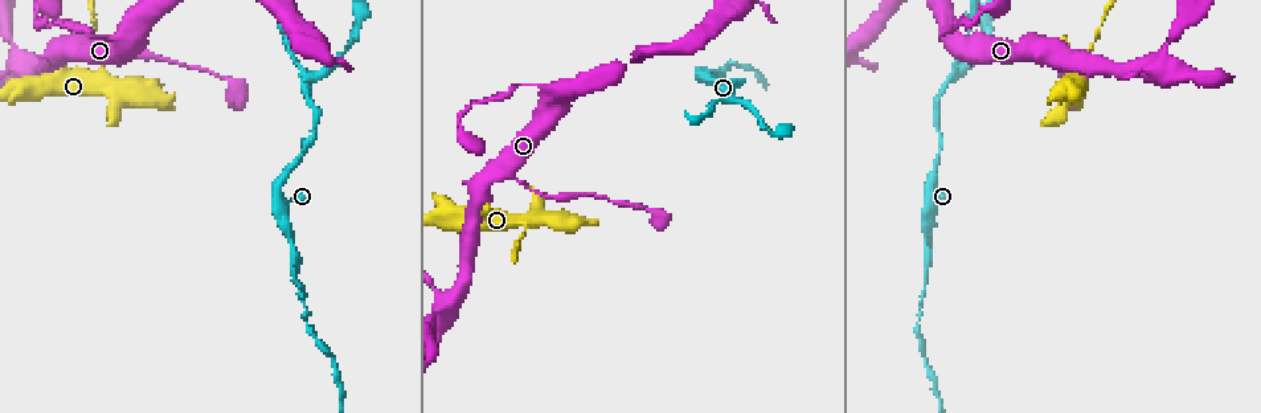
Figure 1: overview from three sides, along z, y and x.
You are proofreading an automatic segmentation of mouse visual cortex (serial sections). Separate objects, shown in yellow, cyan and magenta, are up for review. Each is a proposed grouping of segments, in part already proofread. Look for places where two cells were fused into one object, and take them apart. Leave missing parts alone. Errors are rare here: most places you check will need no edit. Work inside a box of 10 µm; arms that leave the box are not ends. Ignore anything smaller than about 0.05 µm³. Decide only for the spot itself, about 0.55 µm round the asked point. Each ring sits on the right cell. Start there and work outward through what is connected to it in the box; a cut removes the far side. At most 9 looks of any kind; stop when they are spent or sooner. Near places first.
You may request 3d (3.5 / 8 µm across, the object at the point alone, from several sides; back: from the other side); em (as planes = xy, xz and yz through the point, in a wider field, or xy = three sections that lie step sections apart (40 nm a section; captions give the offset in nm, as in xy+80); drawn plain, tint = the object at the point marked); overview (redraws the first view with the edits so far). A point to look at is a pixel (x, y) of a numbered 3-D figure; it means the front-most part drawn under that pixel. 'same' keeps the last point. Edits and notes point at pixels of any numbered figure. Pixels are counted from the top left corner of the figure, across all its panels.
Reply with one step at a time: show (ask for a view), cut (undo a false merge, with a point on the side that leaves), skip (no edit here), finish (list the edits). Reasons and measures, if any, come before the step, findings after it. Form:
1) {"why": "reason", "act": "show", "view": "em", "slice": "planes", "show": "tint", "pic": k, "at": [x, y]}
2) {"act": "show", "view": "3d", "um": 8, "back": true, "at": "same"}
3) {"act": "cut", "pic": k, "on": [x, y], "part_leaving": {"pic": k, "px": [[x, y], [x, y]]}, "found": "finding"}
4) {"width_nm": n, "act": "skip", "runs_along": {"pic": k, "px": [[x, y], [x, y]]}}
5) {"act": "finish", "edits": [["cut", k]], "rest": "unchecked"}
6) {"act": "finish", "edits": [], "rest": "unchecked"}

{"why": "sharp bend", "act": "show", "view": "3d", "um": 8, "pic": 1, "at": [531, 191]}

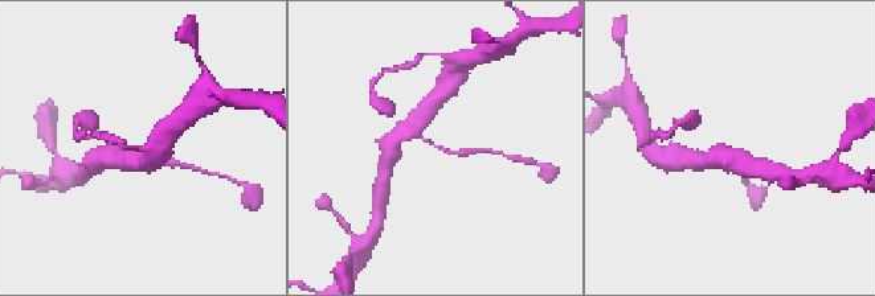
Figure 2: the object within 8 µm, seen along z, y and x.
{"why": "zoom in", "act": "show", "view": "3d", "um": 3.5, "at": "same"}

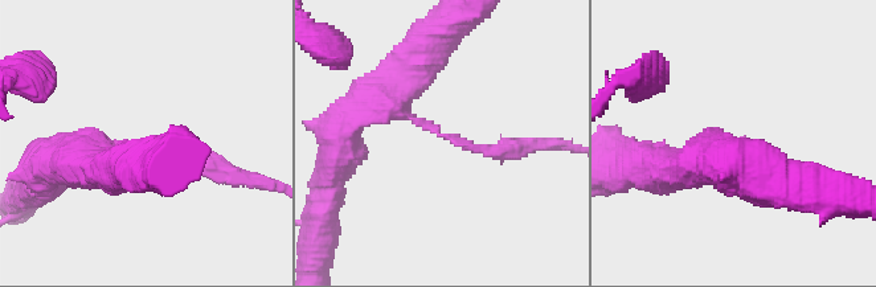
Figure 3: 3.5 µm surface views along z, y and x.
{"arm_widths_nm": [200, 450], "why": "need the tissue", "act": "show", "view": "em", "slice": "xy", "step": 1, "show": "tint", "pic": 3, "at": [446, 134]}

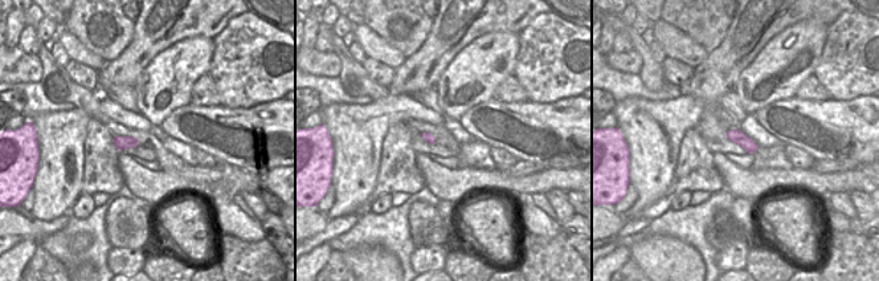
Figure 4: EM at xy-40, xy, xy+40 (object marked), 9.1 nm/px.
{"width_nm": 90, "act": "skip", "runs_along": {"pic": 3, "px": [[95, 168], [136, 144], [225, 168]]}, "found": "one cell here"}

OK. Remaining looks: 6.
{"act": "show", "view": "3d", "um": 3.5, "pic": 1, "at": [551, 93]}

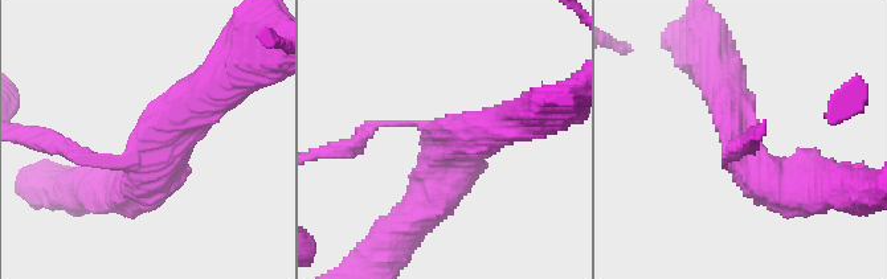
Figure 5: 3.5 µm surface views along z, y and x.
{"why": "need the tissue", "act": "show", "view": "em", "slice": "xy", "step": 2, "show": "tint", "pic": 5, "at": [745, 159]}

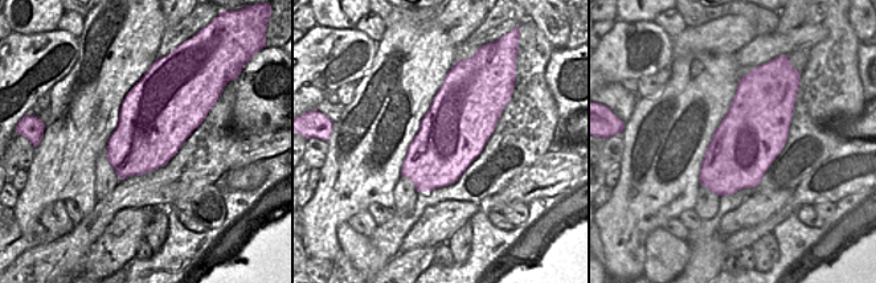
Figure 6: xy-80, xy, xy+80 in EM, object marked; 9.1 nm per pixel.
{"why": "cut it another way", "act": "show", "view": "em", "slice": "xy", "step": 5, "show": "tint", "at": "same"}

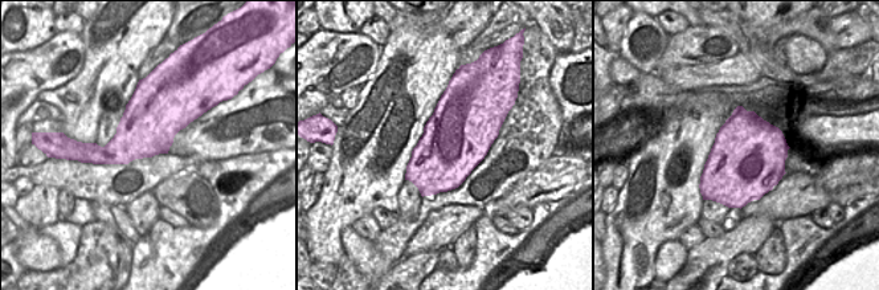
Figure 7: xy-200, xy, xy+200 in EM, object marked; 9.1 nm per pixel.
{"arm_widths_nm": [100, 500, 500], "act": "skip", "runs_along": {"pic": 5, "px": [[816, 187], [744, 161], [724, 93]]}, "found": "all the same cell"}

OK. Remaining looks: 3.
{"why": "arms part here", "act": "show", "view": "em", "slice": "xy", "step": 1, "show": "tint", "pic": 1, "at": [727, 90]}

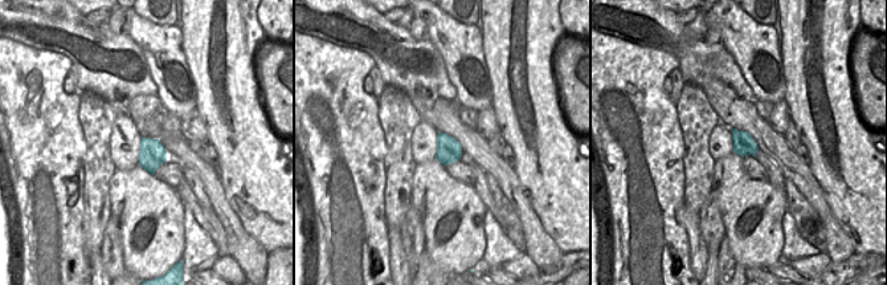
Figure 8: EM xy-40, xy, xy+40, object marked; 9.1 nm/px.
{"act": "show", "view": "3d", "um": 3.5, "at": "same"}

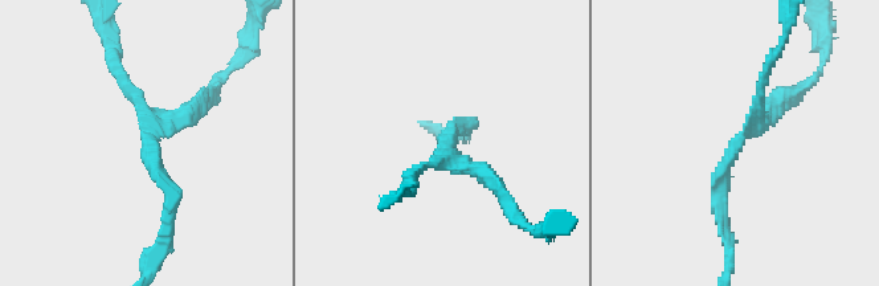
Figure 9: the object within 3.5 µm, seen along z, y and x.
{"arms": 3, "act": "skip", "runs_along": {"pic": 9, "px": [[723, 217], [723, 164], [788, 99]]}, "found": "all the same cell"}

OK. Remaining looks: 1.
{"act": "finish", "edits": [], "rest": "unchecked"}

